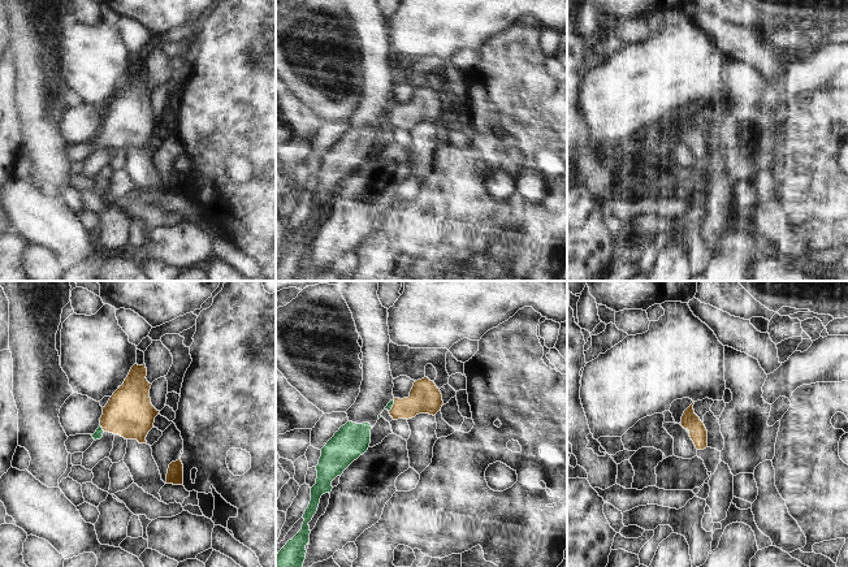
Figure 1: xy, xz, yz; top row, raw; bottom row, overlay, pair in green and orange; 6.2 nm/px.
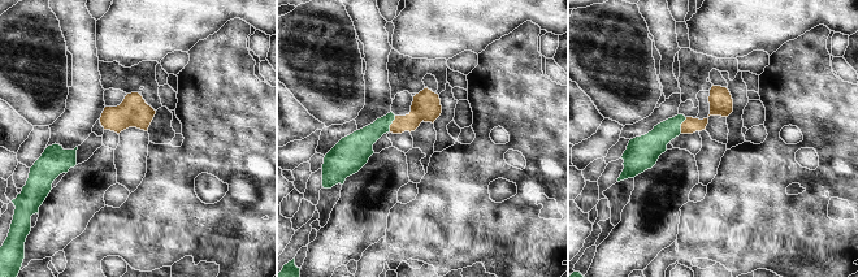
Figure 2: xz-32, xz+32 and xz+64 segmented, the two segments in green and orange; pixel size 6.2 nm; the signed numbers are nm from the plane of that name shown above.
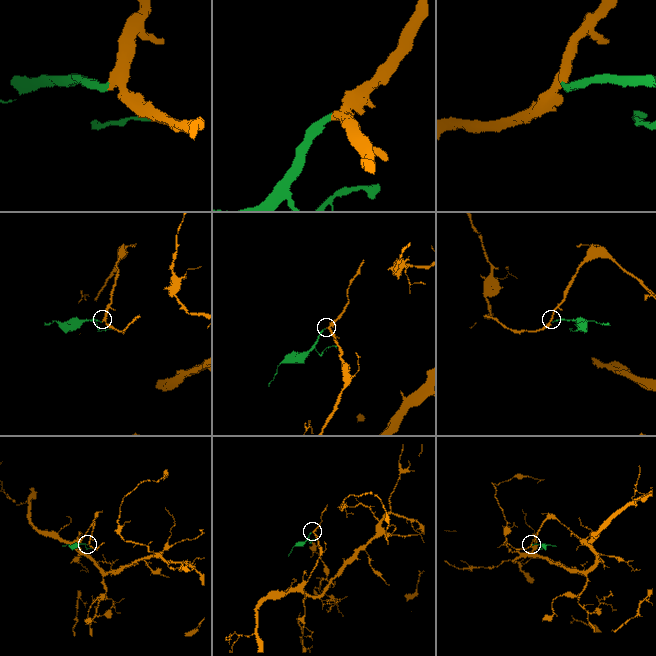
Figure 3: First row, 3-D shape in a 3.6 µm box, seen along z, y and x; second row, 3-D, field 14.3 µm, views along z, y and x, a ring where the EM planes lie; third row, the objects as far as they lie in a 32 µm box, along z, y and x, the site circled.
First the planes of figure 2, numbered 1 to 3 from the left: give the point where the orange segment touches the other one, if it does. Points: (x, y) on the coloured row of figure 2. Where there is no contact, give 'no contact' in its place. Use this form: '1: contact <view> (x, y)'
1: no contact
2: contact xz+32 (391, 122)
3: contact xz+64 (680, 125)

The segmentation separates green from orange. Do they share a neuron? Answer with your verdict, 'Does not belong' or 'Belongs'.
Belongs

